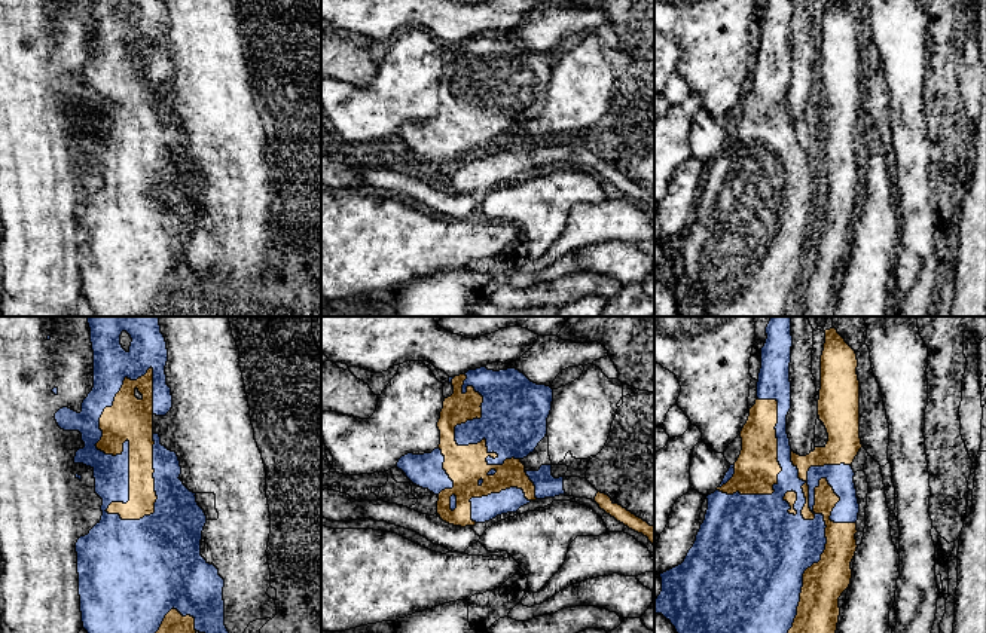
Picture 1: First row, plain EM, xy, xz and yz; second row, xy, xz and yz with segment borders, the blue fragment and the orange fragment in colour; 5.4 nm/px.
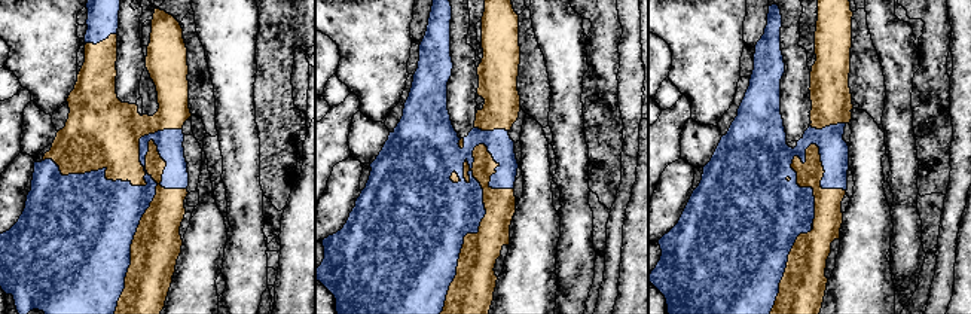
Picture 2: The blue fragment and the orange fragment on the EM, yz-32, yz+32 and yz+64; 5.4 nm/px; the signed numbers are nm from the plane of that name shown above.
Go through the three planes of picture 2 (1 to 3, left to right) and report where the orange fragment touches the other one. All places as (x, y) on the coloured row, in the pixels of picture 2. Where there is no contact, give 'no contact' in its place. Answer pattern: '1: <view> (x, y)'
1: yz-32 (149, 206)
2: yz+32 (478, 229)
3: yz+64 (796, 180)

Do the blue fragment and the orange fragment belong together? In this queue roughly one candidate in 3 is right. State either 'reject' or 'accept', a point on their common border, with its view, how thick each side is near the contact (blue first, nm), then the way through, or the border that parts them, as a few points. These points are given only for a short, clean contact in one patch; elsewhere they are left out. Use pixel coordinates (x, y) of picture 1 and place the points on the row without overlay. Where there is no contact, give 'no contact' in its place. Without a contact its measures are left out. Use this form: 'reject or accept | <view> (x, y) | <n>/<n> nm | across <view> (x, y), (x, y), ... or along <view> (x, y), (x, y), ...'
reject | yz (824, 216) | 380/220 nm

